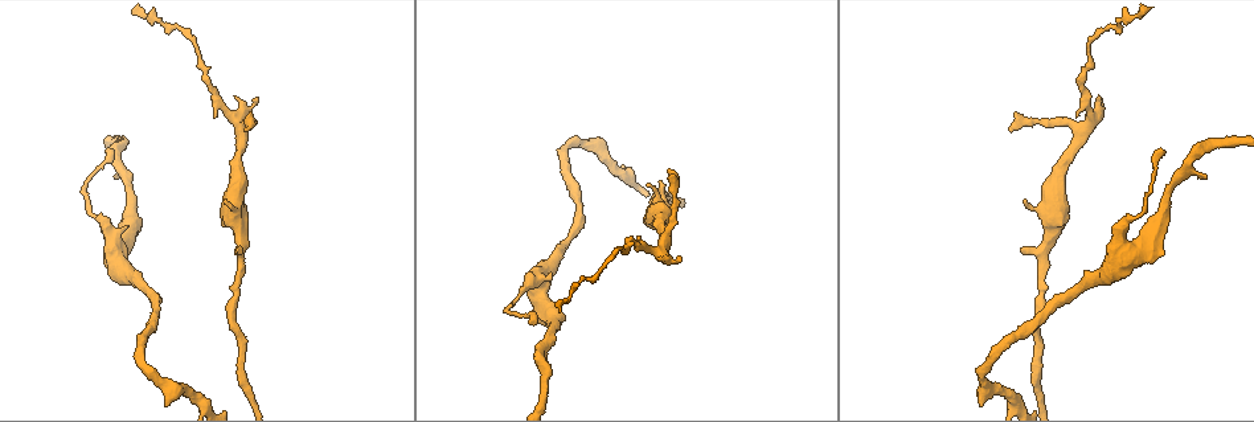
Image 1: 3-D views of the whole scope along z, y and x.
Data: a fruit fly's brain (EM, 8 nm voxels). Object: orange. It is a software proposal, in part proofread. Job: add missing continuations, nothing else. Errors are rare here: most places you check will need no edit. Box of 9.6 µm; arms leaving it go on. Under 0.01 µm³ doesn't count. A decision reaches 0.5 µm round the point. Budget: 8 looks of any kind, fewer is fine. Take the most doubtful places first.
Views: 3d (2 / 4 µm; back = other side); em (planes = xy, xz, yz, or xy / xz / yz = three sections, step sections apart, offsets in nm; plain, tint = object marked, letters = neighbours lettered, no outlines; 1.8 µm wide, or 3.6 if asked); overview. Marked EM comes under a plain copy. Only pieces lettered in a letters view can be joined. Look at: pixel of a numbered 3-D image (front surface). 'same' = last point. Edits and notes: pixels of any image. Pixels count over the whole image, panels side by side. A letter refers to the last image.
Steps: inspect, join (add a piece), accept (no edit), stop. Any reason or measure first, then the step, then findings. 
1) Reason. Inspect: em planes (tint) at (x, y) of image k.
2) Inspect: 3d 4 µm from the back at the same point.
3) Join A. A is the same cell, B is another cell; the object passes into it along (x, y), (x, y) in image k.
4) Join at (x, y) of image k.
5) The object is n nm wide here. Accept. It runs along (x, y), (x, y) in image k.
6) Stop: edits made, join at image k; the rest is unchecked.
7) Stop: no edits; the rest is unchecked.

Branch stops here. Inspect: em planes (letters) at (1204, 177) of image 1.

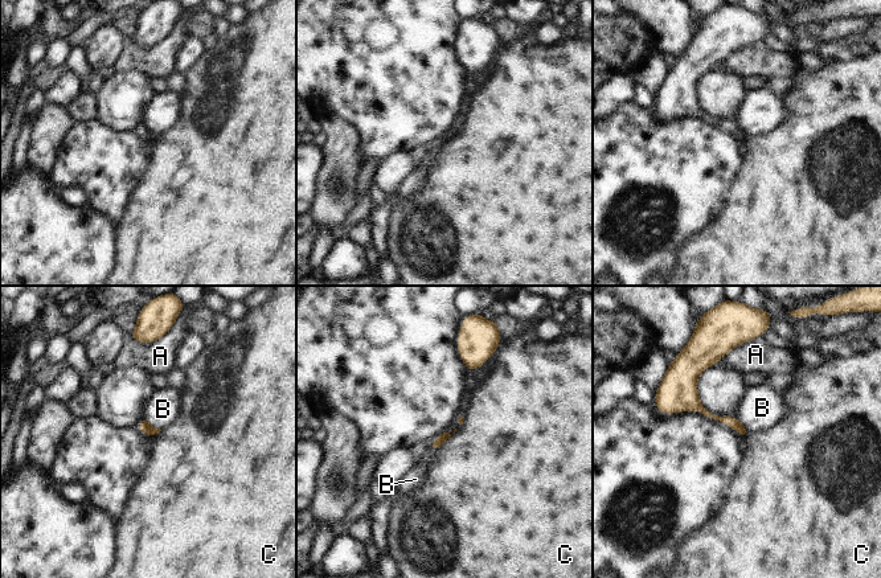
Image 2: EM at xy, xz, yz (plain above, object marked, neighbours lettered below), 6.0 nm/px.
Accept. A, B and C are other cells; a border runs along (451, 435), (441, 445), (433, 447) in image 2; no lettered piece goes on from it.

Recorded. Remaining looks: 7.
Branch stops here. Inspect: em xz step 16 (letters) at (668, 171) of image 1.

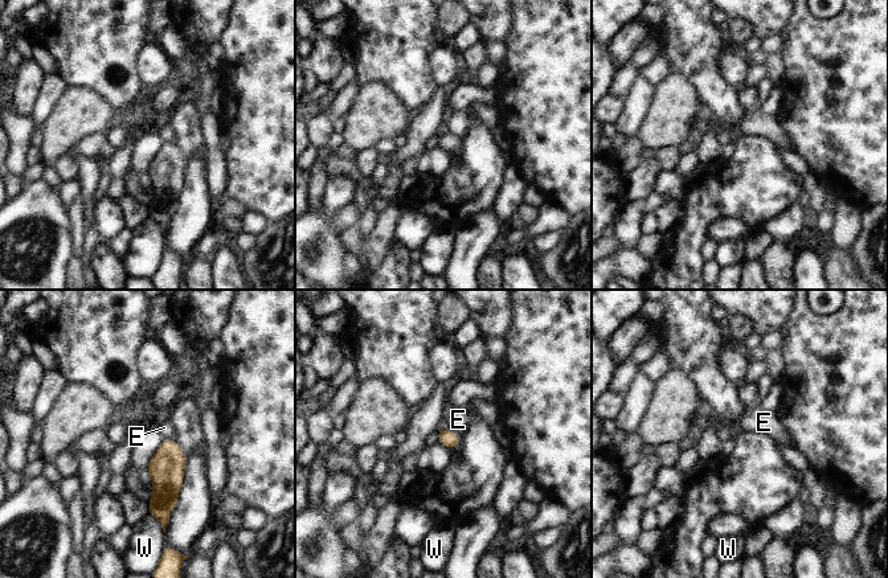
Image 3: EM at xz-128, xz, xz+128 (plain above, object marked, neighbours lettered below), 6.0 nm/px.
Accept. E and W are other cells; none of them fits.

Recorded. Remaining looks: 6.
Branch stops here. Inspect: em xz step 16 (letters) at (1020, 249) of image 1.

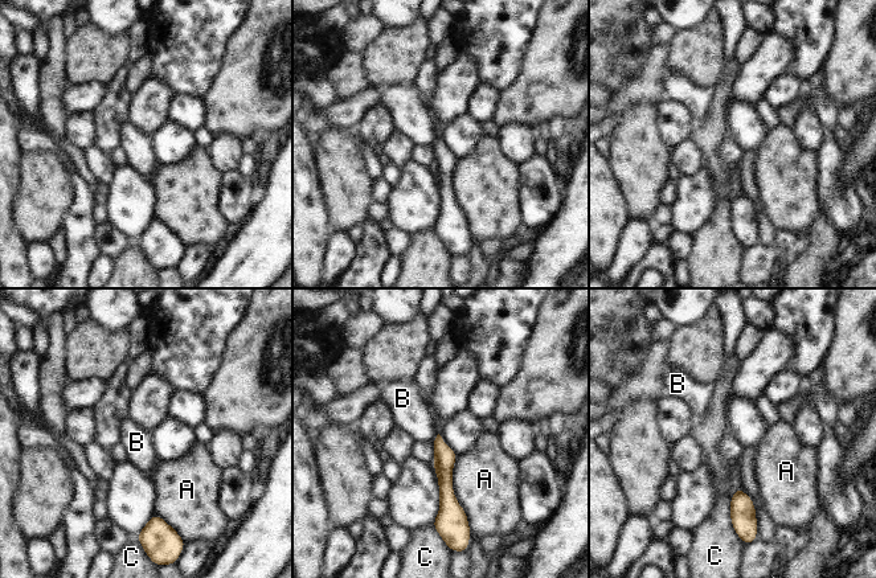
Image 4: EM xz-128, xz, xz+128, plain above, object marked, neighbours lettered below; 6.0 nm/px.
Accept. A, B and C are other cells; it runs along (438, 441), (443, 455), (447, 516) in image 4; none of them fits.

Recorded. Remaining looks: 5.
Stop: no edits; the rest is unchecked.

